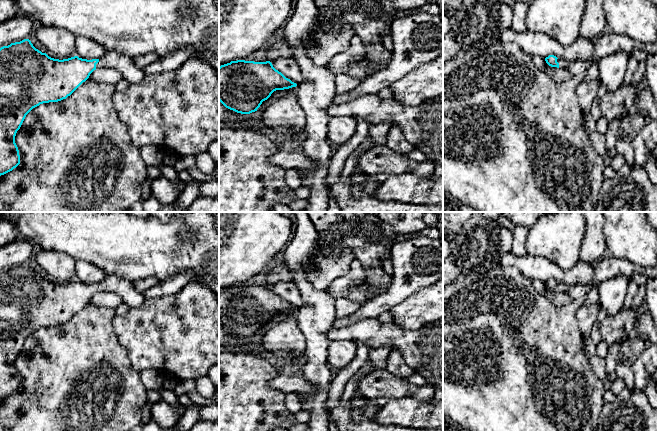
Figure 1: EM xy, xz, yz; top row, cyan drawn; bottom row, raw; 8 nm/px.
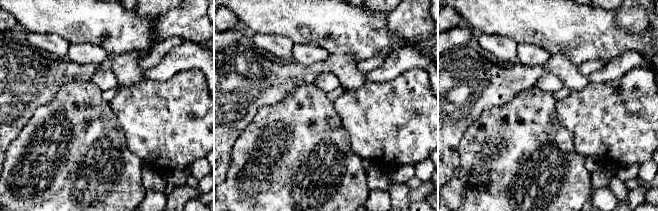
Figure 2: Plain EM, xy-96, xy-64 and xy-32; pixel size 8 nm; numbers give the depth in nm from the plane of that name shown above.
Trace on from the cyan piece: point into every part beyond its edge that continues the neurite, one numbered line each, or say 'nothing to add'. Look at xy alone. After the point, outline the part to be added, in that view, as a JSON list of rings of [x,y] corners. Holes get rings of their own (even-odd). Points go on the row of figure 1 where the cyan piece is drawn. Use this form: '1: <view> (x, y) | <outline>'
1: xy (123, 63) | [[[115,50],[107,51],[96,64],[96,69],[109,67],[119,71],[130,84],[139,83],[145,76],[132,57]]]

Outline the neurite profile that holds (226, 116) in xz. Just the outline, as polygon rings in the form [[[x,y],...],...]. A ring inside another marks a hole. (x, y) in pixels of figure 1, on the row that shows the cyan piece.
[[[219,101],[219,122],[227,124],[229,126],[251,127],[268,132],[265,128],[262,120],[256,120],[253,118],[243,118],[241,113],[237,113],[233,110],[226,108]]]

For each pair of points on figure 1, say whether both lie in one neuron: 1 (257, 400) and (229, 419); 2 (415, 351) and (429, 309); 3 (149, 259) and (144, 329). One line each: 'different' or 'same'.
1: same
2: different
3: different

